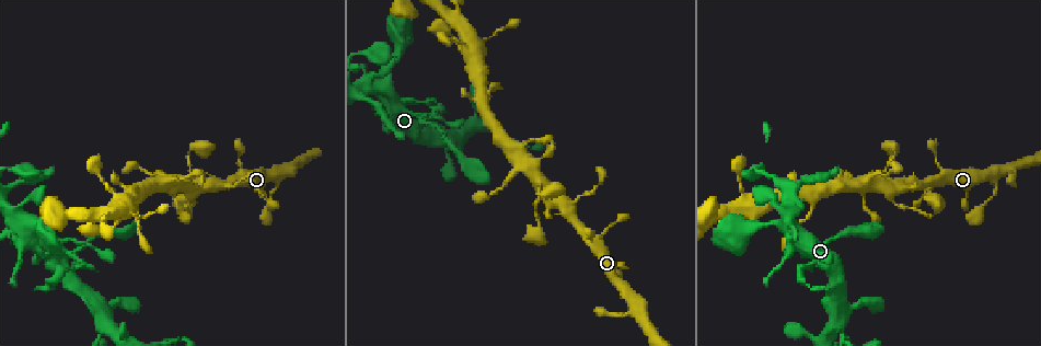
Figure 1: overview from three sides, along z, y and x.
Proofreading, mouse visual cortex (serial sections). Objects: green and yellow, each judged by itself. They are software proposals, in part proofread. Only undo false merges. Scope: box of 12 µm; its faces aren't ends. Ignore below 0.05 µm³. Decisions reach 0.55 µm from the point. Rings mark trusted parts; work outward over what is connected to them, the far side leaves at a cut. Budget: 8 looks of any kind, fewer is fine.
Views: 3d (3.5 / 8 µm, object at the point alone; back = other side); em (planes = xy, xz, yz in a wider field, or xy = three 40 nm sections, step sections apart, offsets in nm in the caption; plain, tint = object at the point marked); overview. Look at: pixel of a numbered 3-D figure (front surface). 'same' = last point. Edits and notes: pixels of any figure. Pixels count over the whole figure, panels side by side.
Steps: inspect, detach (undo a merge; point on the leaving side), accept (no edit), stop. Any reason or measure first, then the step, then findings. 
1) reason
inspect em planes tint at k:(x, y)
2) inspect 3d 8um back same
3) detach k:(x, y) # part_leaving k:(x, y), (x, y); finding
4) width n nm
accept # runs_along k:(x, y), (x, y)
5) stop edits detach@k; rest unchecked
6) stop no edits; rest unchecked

a narrow waist
inspect 3d 8um at 1:(279, 175)

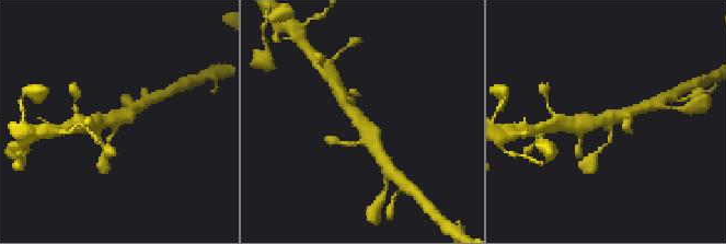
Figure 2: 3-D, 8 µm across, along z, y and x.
arms 4; arm_widths 150, 150, 400, 400 nm
inspect em xy step 2 tint at 2:(360, 122)

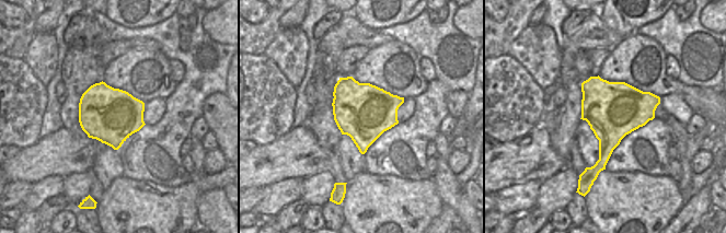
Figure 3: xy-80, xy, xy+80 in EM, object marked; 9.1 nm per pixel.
accept # runs_along 2:(341, 96), (377, 146); all the same cell

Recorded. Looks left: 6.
thick turns thin
inspect 3d 3.5um at 1:(811, 215)

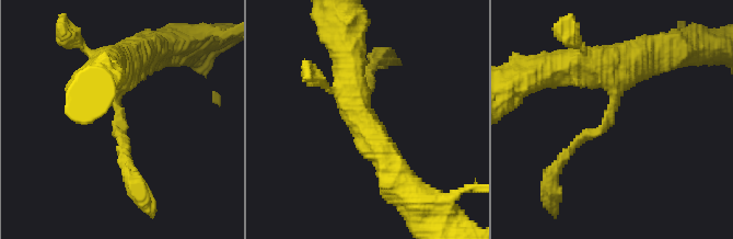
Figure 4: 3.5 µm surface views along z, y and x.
arm_widths 150, 450 nm
inspect em xy step 3 tint at 4:(120, 120)

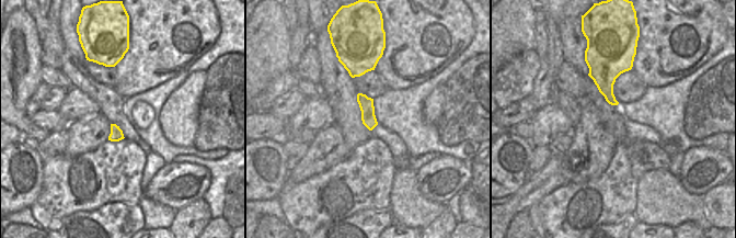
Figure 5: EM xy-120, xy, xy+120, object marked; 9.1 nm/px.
accept # runs_along 4:(628, 60), (608, 121), (555, 168); continuous, no second cell

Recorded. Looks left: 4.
sudden change in width
inspect 3d 3.5um at 1:(102, 181)

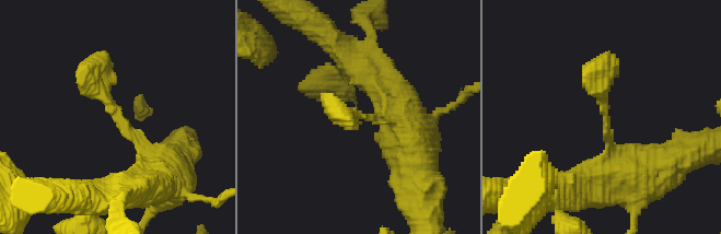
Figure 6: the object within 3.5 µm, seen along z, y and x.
inspect em xy step 3 tint at 6:(116, 116)

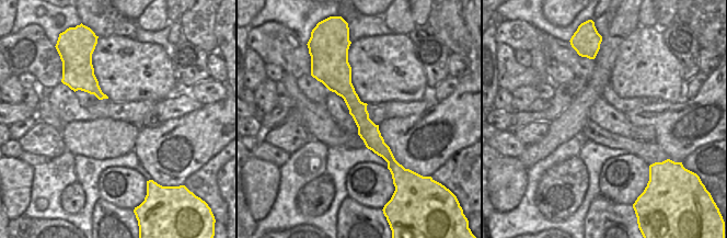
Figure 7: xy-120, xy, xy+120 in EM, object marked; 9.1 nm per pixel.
accept # runs_along 6:(165, 174), (94, 80), (104, 54); continuous, no second cell

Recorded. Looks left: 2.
sharp bend
inspect 3d 3.5um at 1:(433, 103)

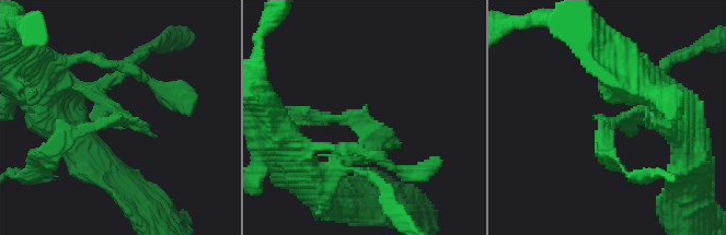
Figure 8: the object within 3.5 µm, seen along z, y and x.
inspect em xy step 3 tint at 8:(114, 121)

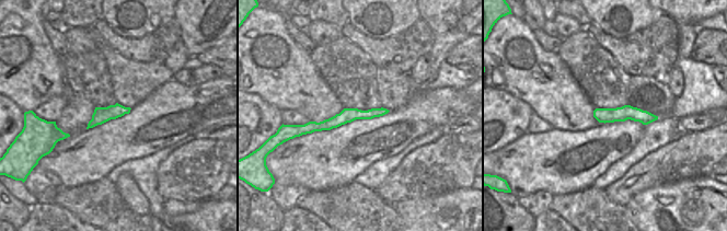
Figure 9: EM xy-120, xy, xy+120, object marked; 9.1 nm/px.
accept # all the same cell

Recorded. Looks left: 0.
stop no edits; rest unchecked

